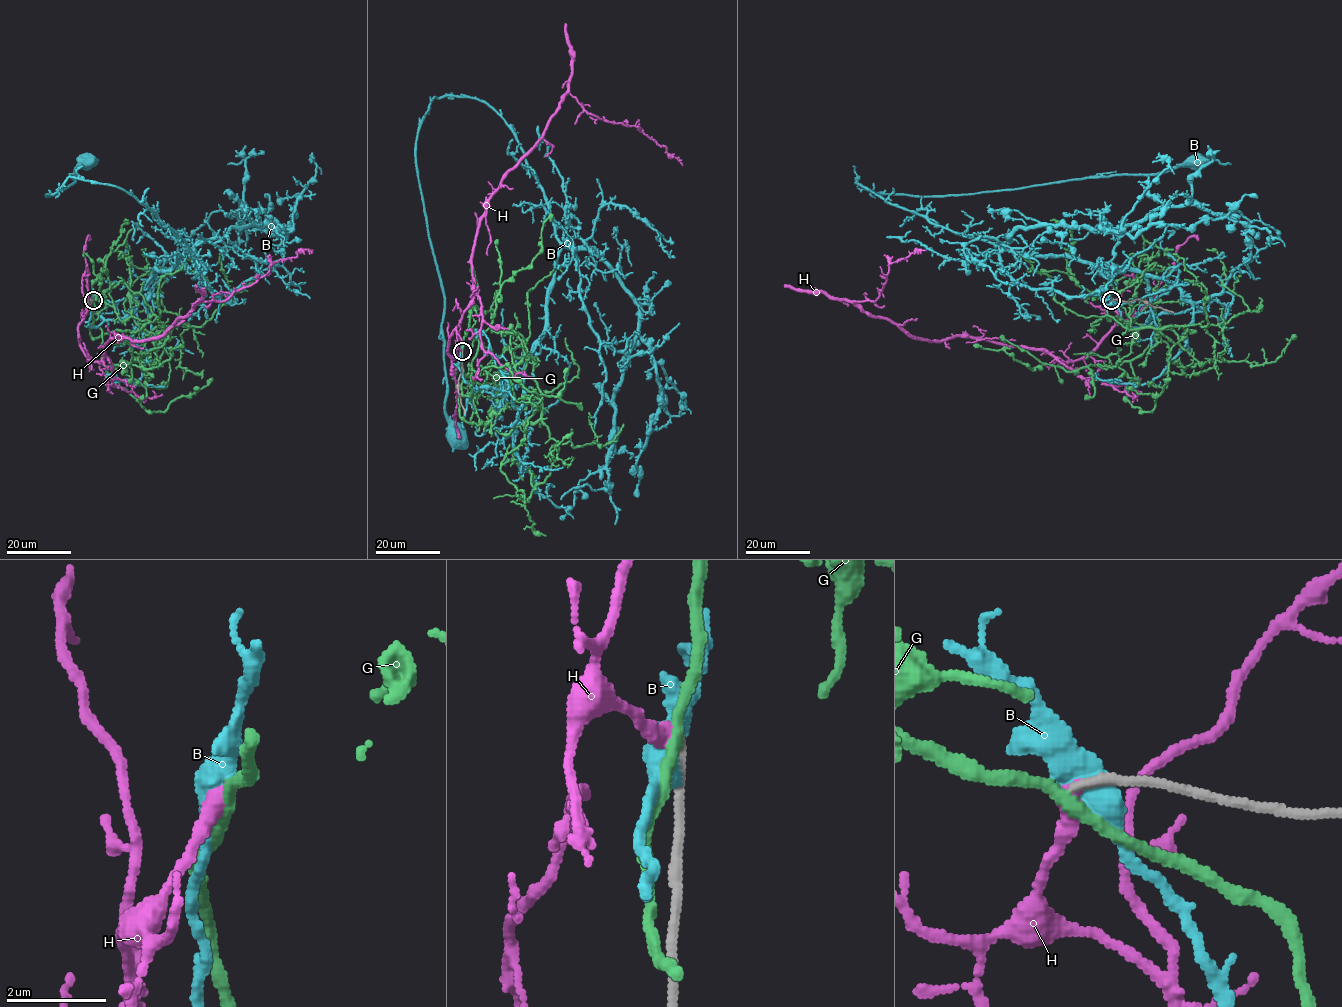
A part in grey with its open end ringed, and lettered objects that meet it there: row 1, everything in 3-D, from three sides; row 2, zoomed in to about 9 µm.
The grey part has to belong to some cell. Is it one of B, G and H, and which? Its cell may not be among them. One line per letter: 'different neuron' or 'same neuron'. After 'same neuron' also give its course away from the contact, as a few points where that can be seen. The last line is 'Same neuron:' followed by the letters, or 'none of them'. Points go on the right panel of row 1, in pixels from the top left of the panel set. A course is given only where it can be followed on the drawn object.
B: different neuron
G: different neuron
H: different neuron
Same neuron: none of them

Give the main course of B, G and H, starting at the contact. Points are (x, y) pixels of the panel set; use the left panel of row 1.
B: (92, 299), (92, 327), (122, 319), (153, 272), (190, 249), (113, 185), (69, 177), (46, 196), (84, 161)
G: (92, 300), (91, 324), (109, 304), (156, 334), (131, 315), (129, 264), (190, 270), (196, 292)
H: (92, 300), (79, 345), (100, 362), (109, 339), (157, 339), (199, 302), (225, 300), (280, 259), (313, 251)

